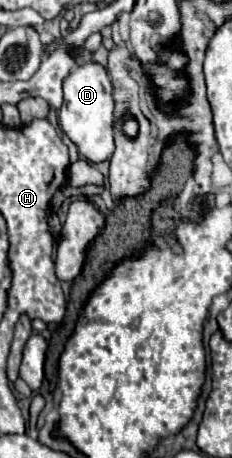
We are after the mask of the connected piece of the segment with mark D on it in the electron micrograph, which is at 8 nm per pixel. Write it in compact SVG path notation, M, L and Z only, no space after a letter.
M85 62L63 80L63 106L59 110L61 130L75 142L79 154L91 162L109 160L113 154L113 86L105 66Z

